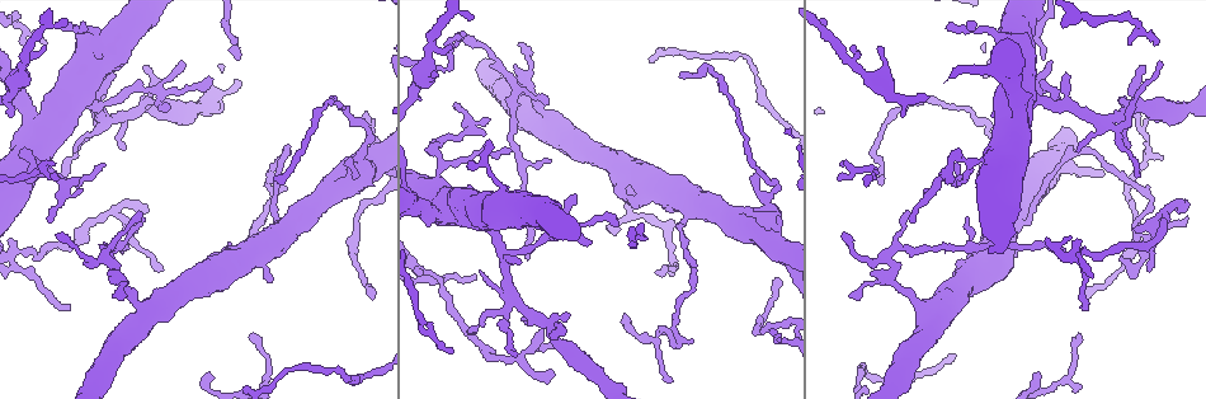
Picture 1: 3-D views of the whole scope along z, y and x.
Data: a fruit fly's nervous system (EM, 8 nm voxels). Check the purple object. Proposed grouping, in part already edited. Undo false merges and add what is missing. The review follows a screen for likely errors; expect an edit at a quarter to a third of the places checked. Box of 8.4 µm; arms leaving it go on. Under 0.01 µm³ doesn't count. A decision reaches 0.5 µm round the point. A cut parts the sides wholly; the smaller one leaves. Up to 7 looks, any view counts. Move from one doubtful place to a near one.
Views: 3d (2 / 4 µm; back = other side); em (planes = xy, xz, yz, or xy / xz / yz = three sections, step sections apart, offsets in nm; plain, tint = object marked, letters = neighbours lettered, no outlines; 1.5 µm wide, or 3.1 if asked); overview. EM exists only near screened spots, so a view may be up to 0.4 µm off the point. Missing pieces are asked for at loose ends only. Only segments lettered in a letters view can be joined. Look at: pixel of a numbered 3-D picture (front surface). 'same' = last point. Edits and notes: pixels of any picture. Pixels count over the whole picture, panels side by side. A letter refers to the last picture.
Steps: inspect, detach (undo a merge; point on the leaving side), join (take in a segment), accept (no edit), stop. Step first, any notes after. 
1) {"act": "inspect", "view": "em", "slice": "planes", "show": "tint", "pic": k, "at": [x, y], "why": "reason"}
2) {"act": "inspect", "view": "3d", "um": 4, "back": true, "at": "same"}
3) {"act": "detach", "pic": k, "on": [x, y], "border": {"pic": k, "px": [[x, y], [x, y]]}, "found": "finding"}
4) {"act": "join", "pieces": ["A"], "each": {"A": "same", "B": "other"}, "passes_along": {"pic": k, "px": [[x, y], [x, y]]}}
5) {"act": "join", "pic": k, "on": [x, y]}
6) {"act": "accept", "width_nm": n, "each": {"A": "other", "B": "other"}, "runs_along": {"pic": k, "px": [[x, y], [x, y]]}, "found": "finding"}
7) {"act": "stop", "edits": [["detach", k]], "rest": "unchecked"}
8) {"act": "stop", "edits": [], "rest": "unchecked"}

{"act": "inspect", "view": "3d", "um": 2, "pic": 1, "at": [56, 238], "why": "free end"}

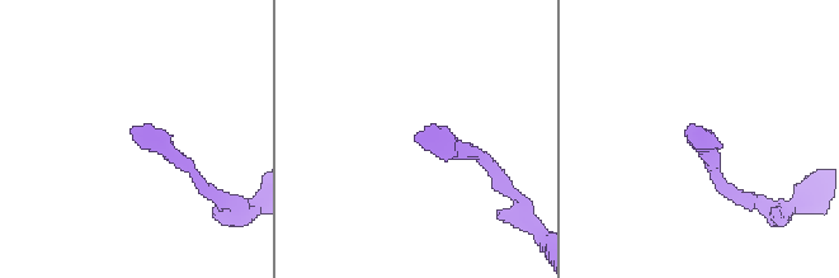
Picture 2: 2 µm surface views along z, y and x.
{"act": "inspect", "view": "em", "slice": "planes", "show": "tint", "pic": 2, "at": [696, 133]}

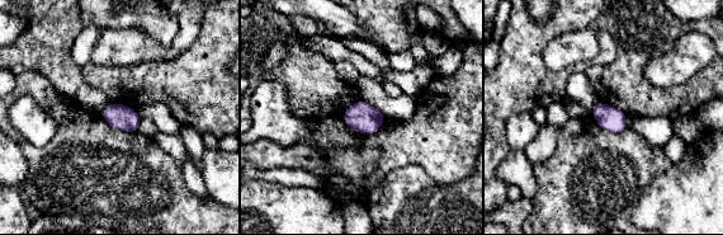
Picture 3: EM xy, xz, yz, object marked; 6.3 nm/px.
{"act": "inspect", "view": "em", "slice": "planes", "show": "letters", "at": "same"}

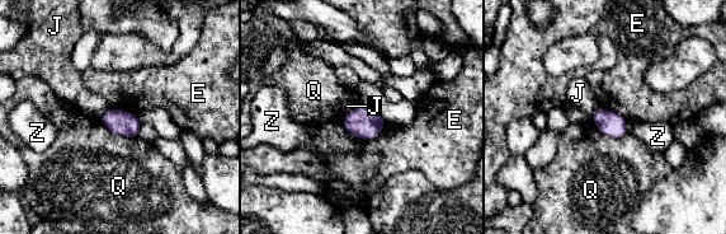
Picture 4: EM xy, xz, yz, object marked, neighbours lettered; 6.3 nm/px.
{"act": "accept", "width_nm": 160, "longest_contact_nm": ["Q", 280], "each": {"E": "other", "J": "other", "Q": "other", "Z": "other"}, "found": "none of them fits"}

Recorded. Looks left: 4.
{"act": "inspect", "view": "3d", "um": 2, "pic": 1, "at": [965, 219], "why": "tapers out"}

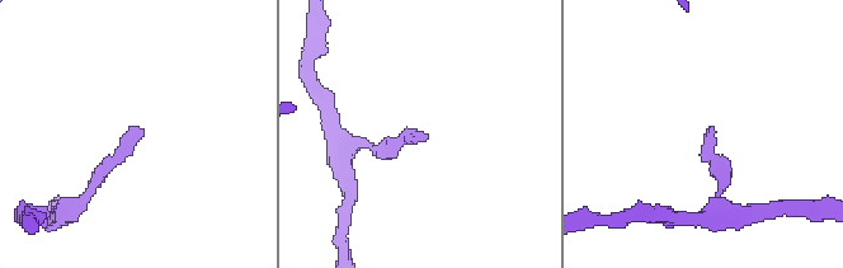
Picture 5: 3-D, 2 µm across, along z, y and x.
{"act": "inspect", "view": "em", "slice": "yz", "step": 8, "show": "tint", "pic": 5, "at": [713, 130], "why": "now the EM"}

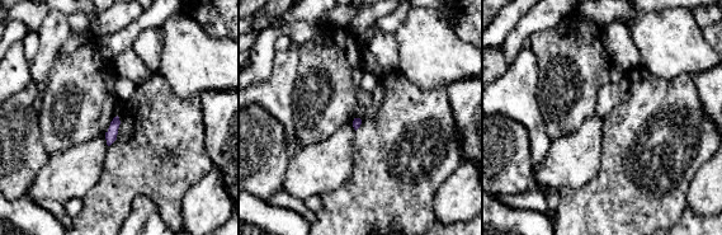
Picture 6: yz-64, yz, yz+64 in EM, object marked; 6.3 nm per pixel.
{"act": "inspect", "view": "em", "slice": "planes", "show": "letters", "at": "same"}

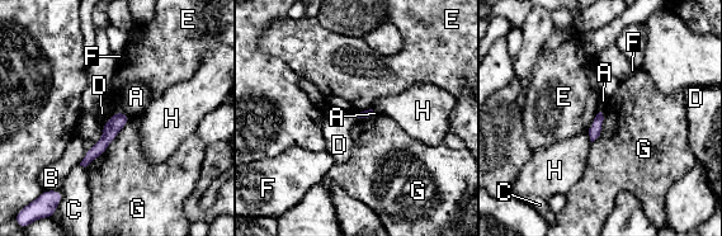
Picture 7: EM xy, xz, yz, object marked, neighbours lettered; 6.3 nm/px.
{"act": "accept", "longest_contact_nm": ["G", 440], "each": {"A": "other", "B": "other", "C": "other", "D": "other", "E": "other", "F": "other", "G": "other", "H": "other"}, "found": "none of them fits"}

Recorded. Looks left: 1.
{"act": "stop", "edits": [], "rest": "unchecked"}

